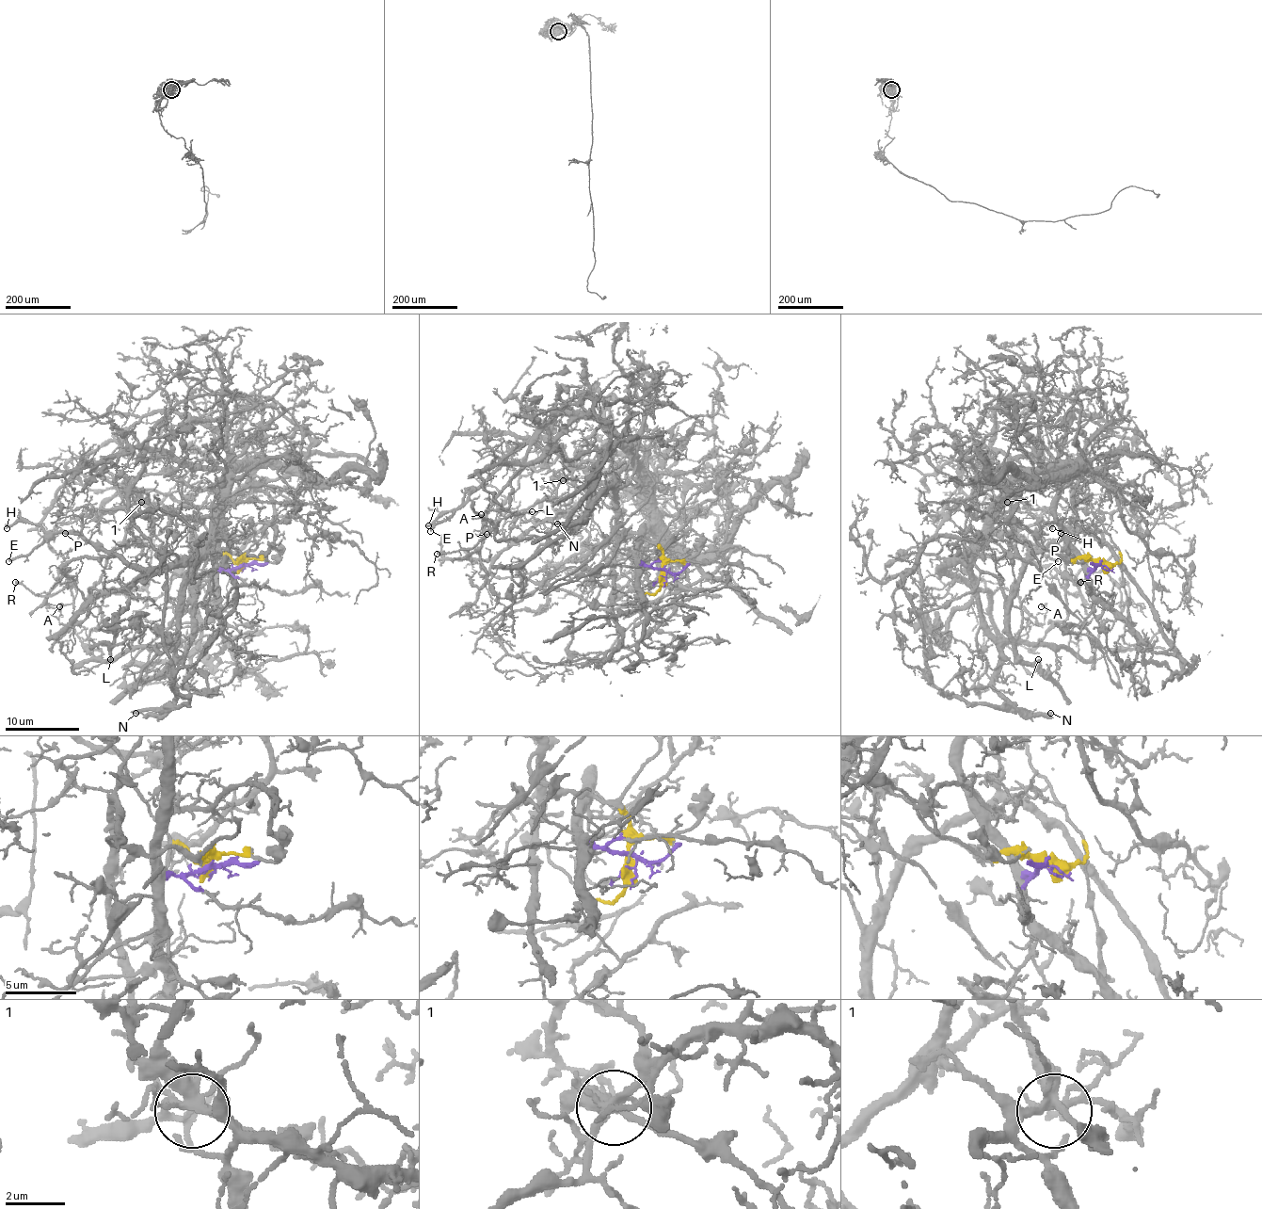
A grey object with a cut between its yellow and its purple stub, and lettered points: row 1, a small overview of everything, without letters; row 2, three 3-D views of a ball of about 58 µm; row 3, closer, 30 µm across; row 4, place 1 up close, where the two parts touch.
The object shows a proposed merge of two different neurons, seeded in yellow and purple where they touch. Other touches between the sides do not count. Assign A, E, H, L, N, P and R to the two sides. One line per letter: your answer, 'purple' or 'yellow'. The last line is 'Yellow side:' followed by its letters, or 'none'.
A: purple
E: purple
H: purple
L: purple
N: purple
P: purple
R: purple
Yellow side: none

